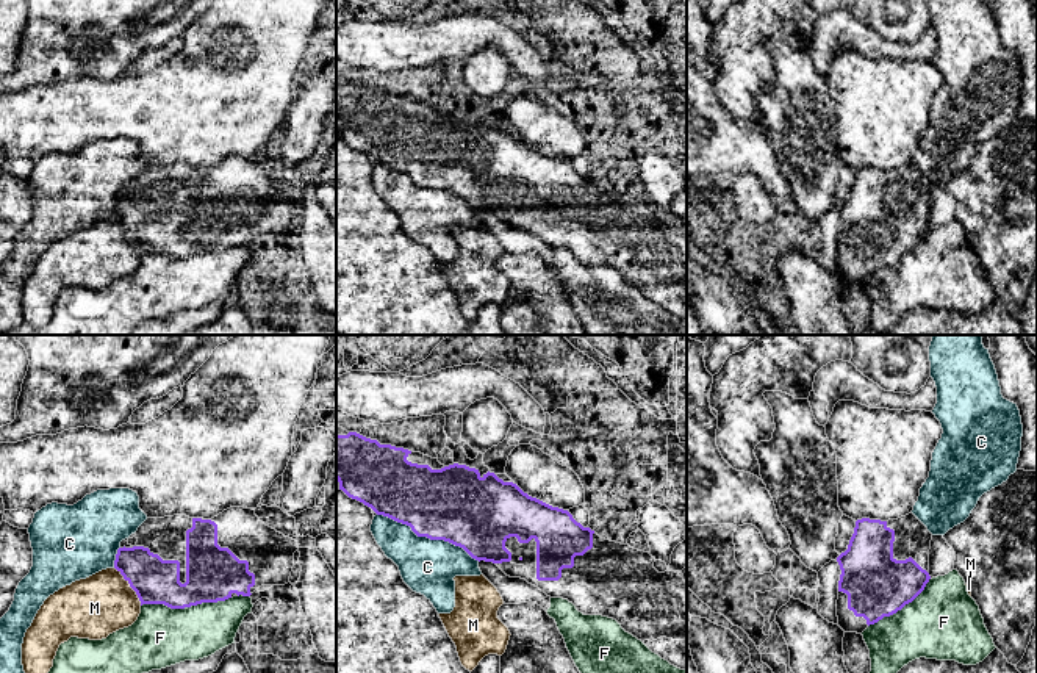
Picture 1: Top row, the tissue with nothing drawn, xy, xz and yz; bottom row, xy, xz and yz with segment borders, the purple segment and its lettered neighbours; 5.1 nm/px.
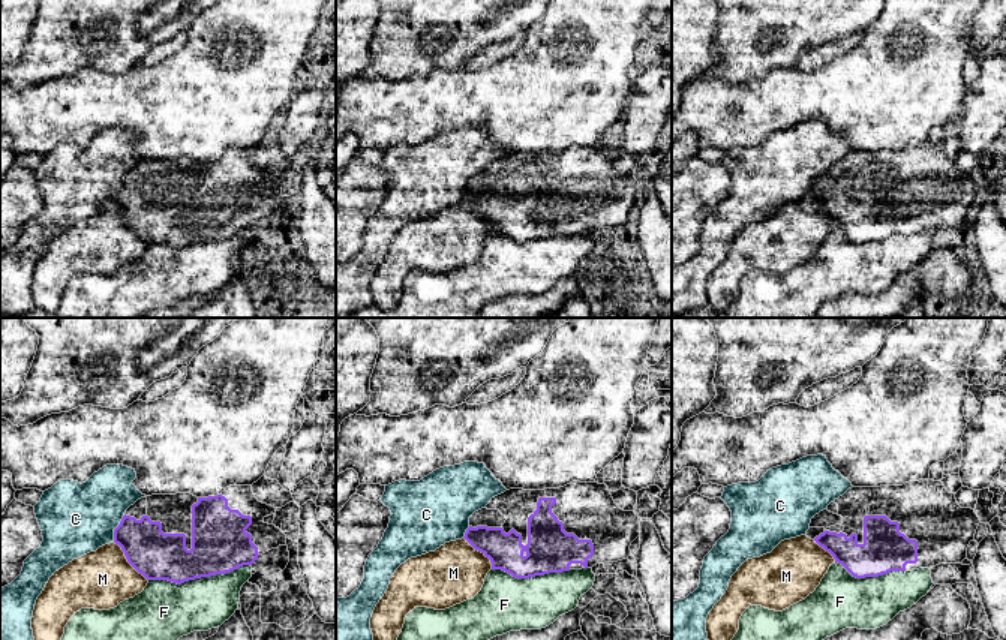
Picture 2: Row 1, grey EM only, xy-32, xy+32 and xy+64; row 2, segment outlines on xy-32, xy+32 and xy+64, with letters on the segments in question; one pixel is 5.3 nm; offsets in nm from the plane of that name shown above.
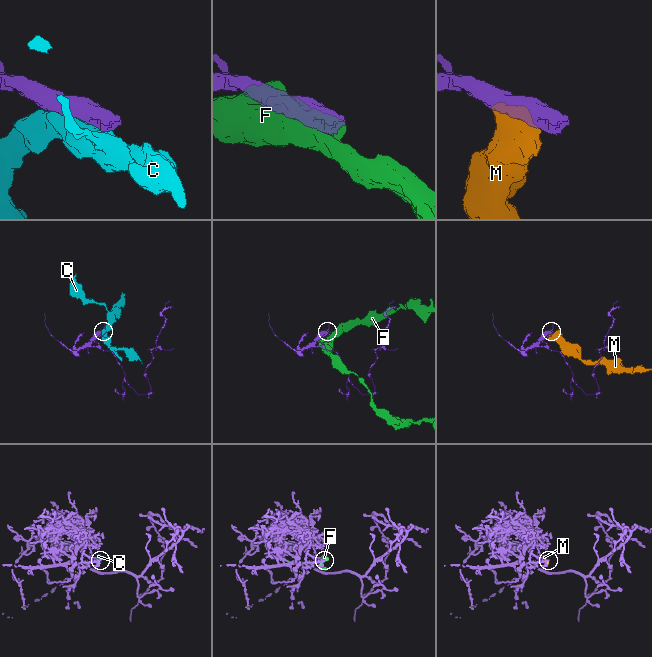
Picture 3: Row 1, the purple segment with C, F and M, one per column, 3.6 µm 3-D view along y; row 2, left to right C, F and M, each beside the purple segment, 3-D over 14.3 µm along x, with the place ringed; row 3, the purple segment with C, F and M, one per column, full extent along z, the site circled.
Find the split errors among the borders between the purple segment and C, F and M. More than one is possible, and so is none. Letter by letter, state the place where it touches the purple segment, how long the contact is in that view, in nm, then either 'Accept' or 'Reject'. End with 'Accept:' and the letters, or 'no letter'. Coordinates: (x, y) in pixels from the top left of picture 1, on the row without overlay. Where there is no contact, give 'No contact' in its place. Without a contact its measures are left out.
C: Touches purple at xz (429, 187). Shared border 600 nm. Reject
F: Touches purple at xy (185, 255). Shared border 460 nm. Reject
M: Touches purple at xy (130, 235). Shared border 240 nm. Reject
Accept: no letter

